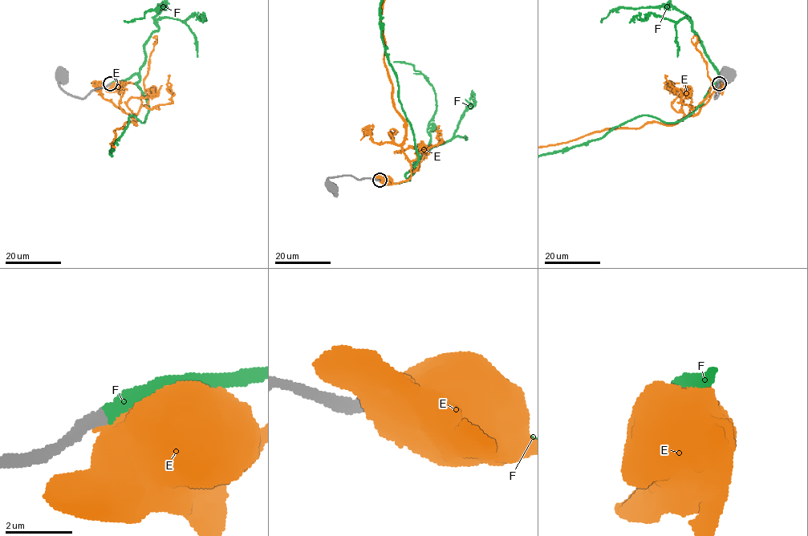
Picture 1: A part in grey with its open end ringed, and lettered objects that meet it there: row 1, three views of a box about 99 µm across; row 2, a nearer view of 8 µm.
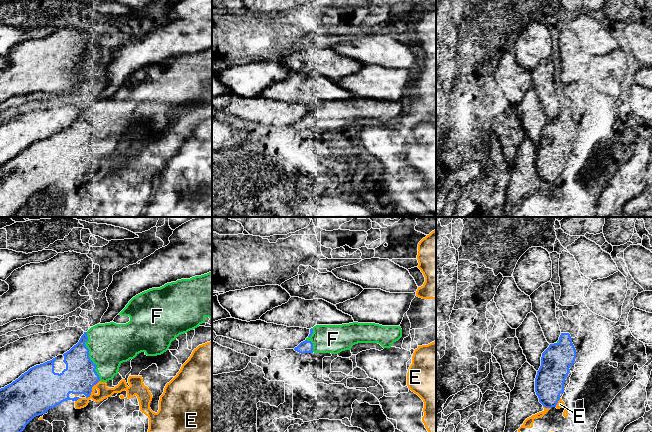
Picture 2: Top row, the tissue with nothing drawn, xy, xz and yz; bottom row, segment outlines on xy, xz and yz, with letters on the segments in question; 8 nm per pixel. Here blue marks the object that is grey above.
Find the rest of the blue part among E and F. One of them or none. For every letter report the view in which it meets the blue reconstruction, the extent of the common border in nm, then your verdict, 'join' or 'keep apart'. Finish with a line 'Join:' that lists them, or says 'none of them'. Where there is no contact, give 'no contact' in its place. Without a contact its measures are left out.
E: meets blue in xy; contact 190 nm long; keep apart
F: meets blue in xy; contact 400 nm long; join
Join: F

